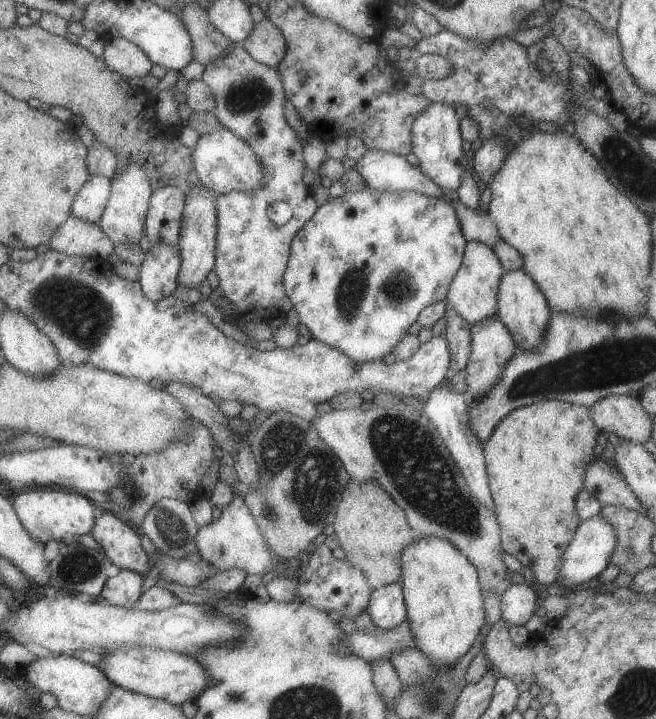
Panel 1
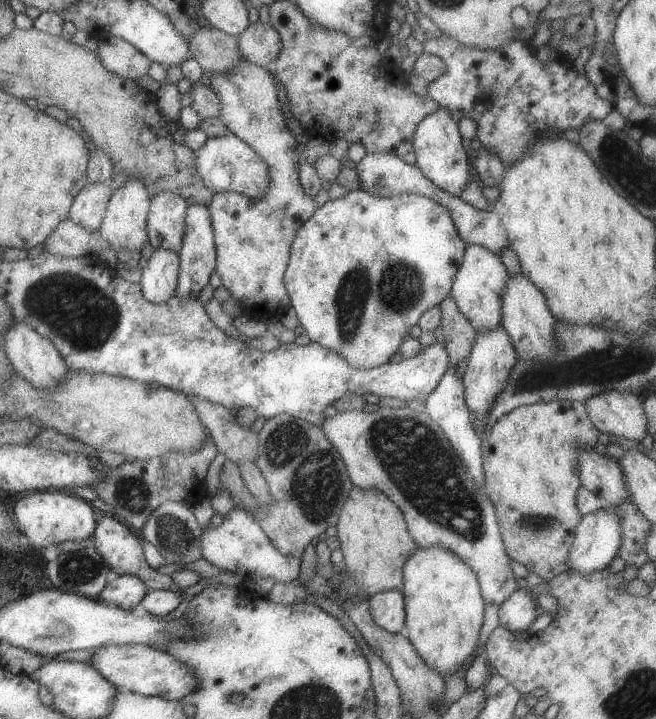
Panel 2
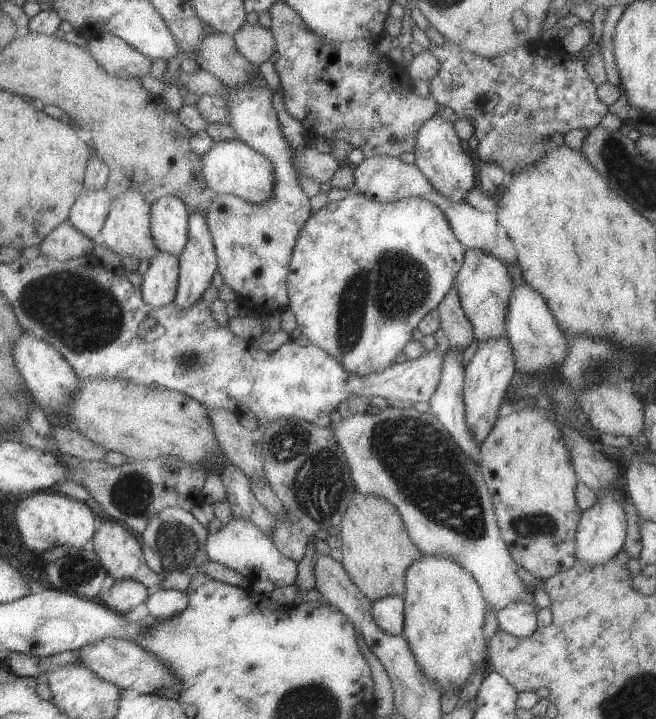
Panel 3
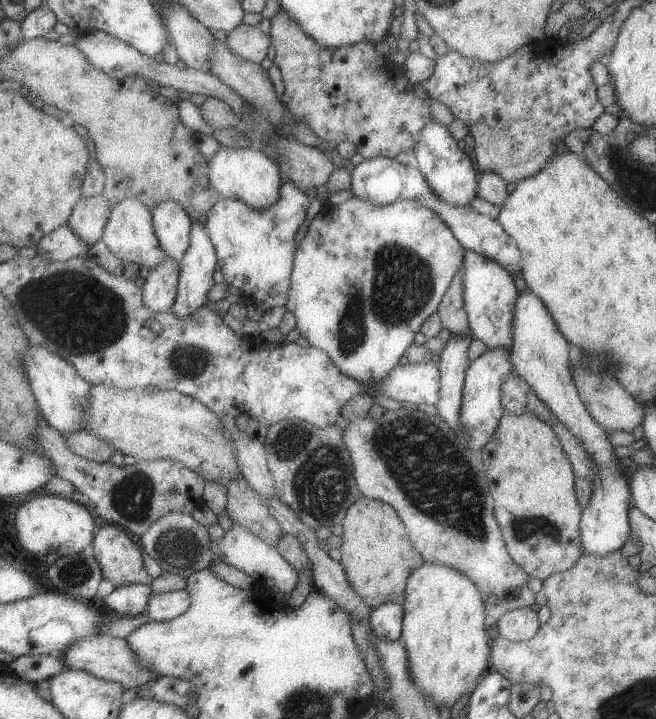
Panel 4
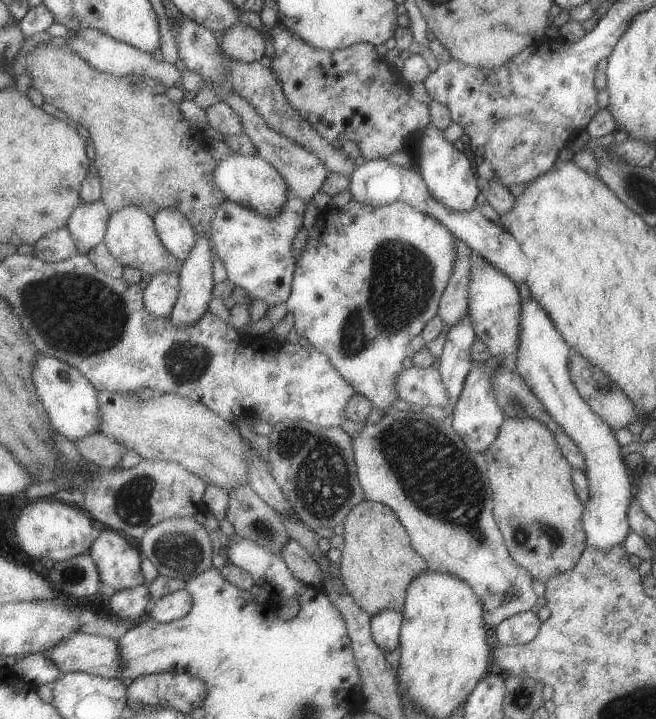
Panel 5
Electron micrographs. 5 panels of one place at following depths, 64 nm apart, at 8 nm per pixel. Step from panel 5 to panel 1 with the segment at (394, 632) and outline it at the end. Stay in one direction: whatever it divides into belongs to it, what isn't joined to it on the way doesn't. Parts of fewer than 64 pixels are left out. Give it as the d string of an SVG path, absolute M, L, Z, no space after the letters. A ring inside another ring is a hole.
M391 584L373 590L365 610L371 616L375 628L395 630L397 626L401 626L407 620L407 608L401 584Z

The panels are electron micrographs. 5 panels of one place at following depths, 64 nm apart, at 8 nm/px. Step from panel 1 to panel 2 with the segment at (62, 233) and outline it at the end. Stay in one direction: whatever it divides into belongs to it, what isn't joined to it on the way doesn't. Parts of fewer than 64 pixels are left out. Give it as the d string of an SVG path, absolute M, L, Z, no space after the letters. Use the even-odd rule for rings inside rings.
M67 218L47 236L43 248L47 254L59 258L83 258L83 256L101 258L101 250L107 250L109 246L99 232L79 228Z

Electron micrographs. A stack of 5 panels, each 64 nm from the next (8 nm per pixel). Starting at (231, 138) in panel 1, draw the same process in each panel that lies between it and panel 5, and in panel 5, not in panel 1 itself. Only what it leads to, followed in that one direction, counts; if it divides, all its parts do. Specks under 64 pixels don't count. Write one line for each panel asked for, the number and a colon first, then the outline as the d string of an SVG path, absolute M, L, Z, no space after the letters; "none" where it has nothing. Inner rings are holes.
2: M235 134L223 138L207 138L207 142L195 152L197 170L203 178L205 188L213 194L219 192L237 192L237 196L247 196L249 200L261 200L269 188L269 170L265 160Z
3: M233 140L233 142L213 144L211 150L201 156L201 160L203 160L201 170L205 176L205 184L217 194L239 196L241 200L255 206L263 206L273 196L273 188L275 188L273 164L261 152L249 148L245 142Z
4: M221 148L213 158L209 160L209 182L211 186L229 200L241 200L249 208L255 210L267 210L273 204L277 204L281 192L281 170L279 166L259 152L257 148L247 148L247 150L231 150L231 148Z
5: M231 154L231 156L223 158L221 162L215 164L213 180L215 180L217 188L227 196L229 202L245 206L251 212L259 212L265 218L277 216L283 210L283 206L287 204L287 194L289 194L287 182L269 162L265 162L257 154L255 156Z

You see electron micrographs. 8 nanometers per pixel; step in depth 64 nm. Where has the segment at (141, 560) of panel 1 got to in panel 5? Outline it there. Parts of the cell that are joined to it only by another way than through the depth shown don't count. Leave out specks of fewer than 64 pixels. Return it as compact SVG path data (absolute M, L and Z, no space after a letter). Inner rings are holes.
M115 530L99 532L91 544L91 560L95 562L99 580L115 592L145 584L139 558L141 554Z

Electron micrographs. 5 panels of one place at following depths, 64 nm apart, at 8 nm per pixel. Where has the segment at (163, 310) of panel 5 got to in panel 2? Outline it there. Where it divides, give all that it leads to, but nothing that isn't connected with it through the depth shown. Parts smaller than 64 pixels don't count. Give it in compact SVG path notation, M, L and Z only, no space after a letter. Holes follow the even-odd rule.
M155 250L141 270L141 294L145 302L163 304L175 296L179 278L179 254L171 250Z

